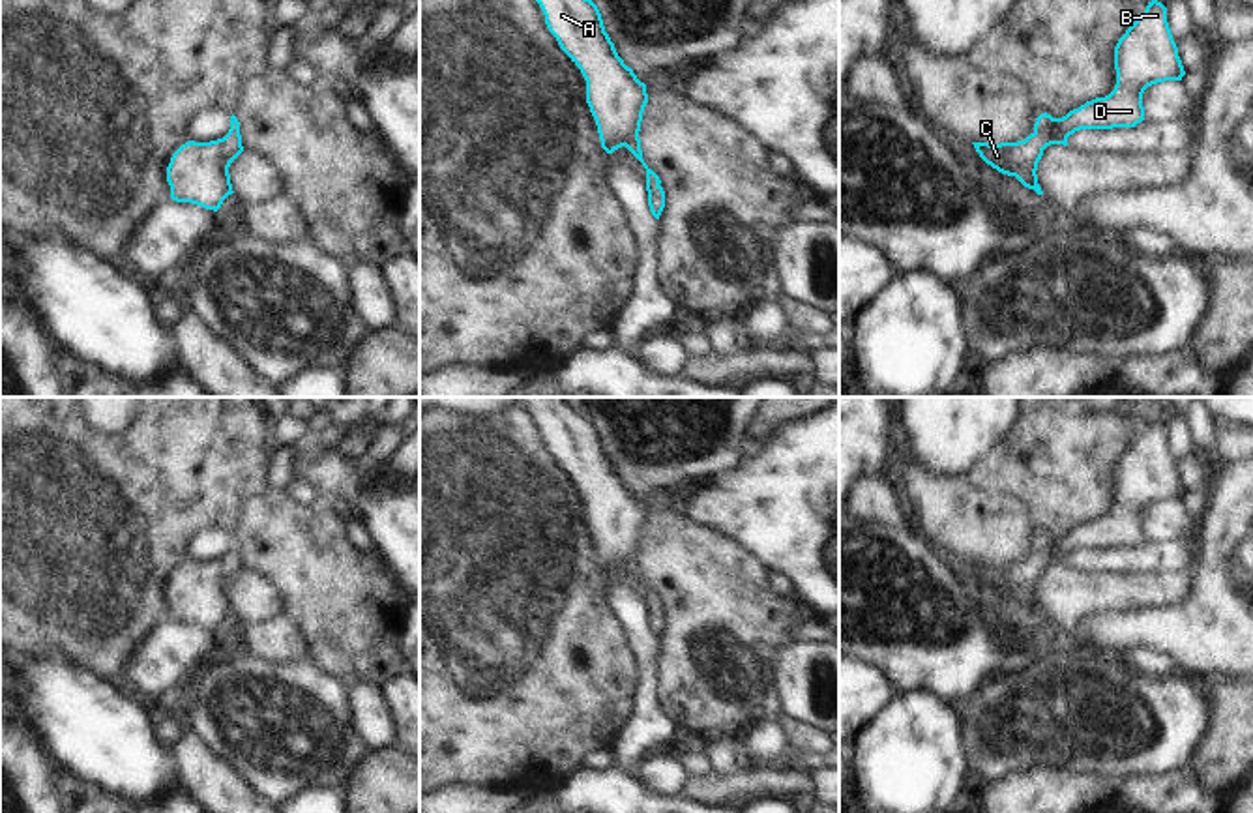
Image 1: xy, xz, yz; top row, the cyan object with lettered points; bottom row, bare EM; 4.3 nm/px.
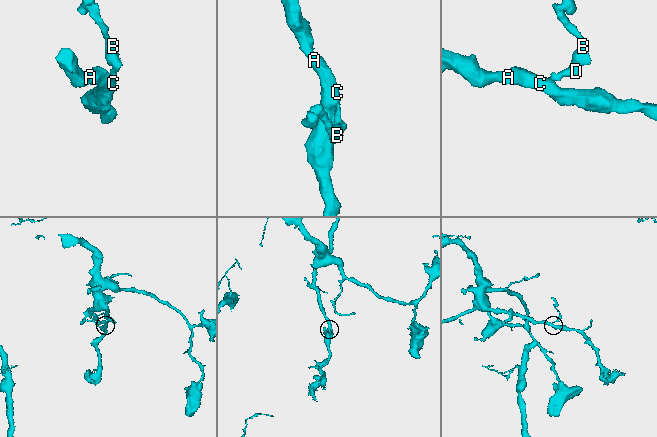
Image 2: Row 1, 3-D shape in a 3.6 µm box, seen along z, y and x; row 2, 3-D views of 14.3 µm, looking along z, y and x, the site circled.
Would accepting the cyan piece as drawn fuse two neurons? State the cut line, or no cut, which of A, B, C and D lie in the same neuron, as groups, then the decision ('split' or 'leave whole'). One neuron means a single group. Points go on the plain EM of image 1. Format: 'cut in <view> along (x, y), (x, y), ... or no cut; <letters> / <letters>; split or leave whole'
no cut; A B C D; leave whole

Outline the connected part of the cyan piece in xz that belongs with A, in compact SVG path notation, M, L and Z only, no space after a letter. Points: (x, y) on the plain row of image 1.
M519 397L539 423L549 451L581 489L586 523L607 573L626 566L646 588L648 626L656 639L665 628L659 596L644 583L641 541L648 523L646 504L618 476L597 425L568 406L562 397Z

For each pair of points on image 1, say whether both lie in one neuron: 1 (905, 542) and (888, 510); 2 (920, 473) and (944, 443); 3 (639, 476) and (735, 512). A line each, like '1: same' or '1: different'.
1: different
2: different
3: different

